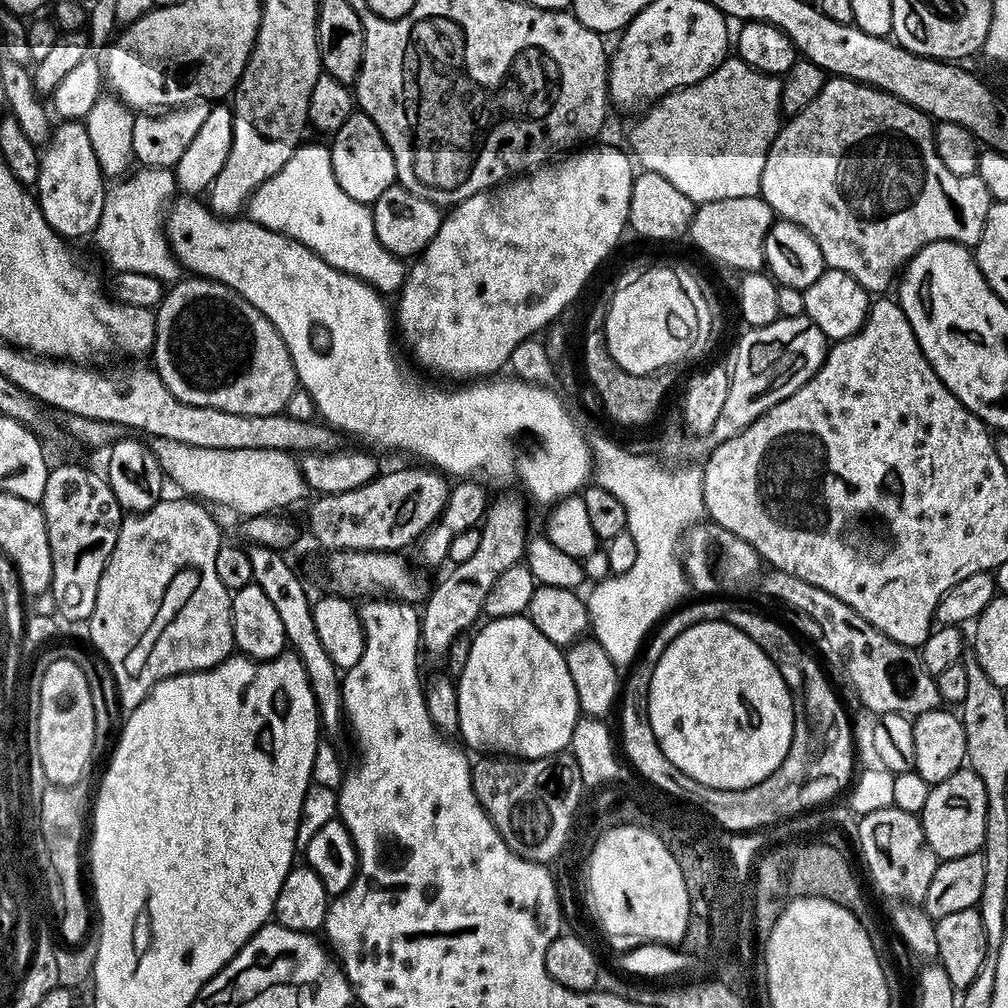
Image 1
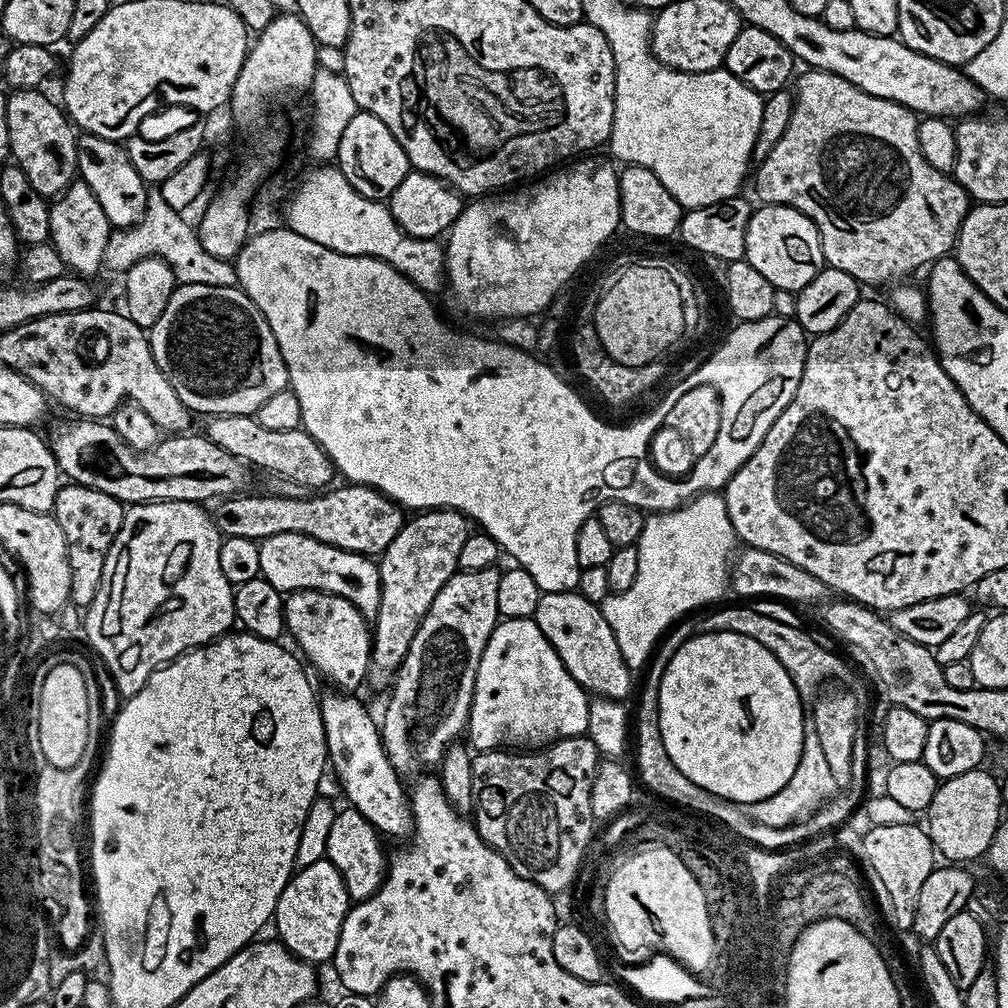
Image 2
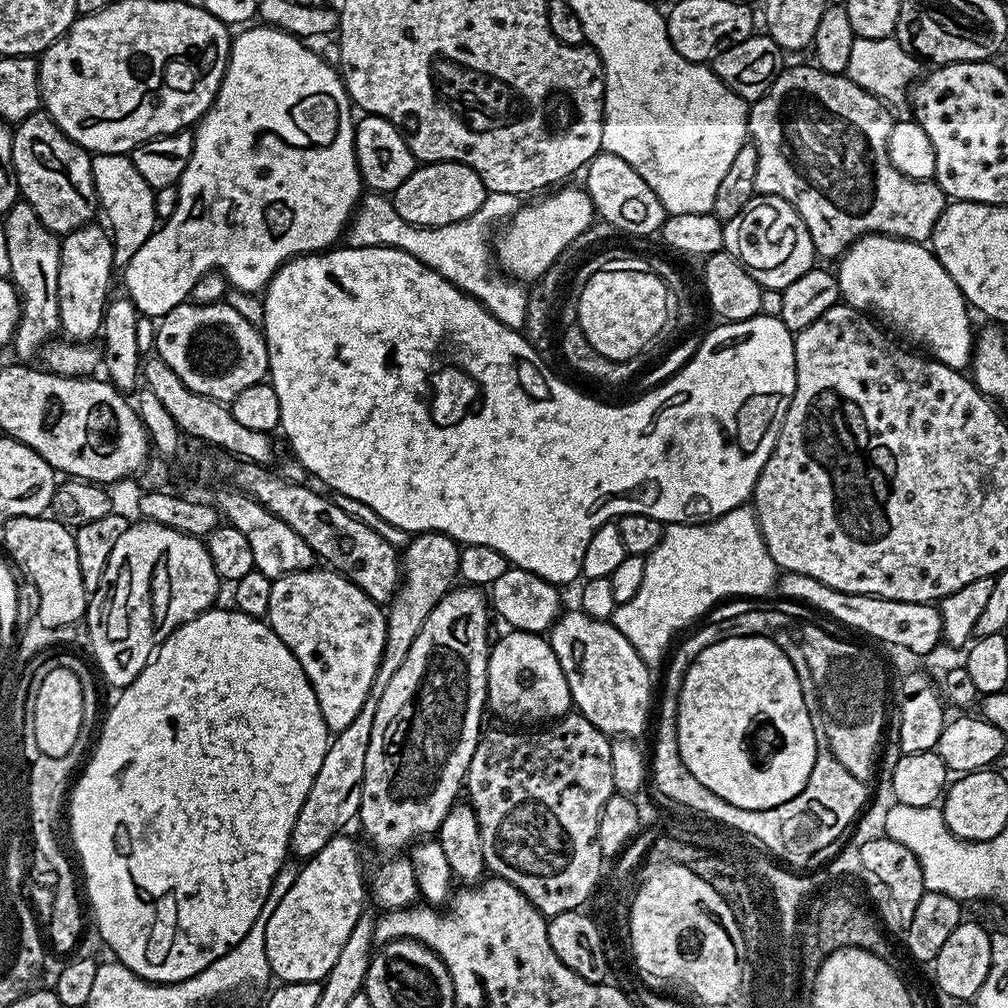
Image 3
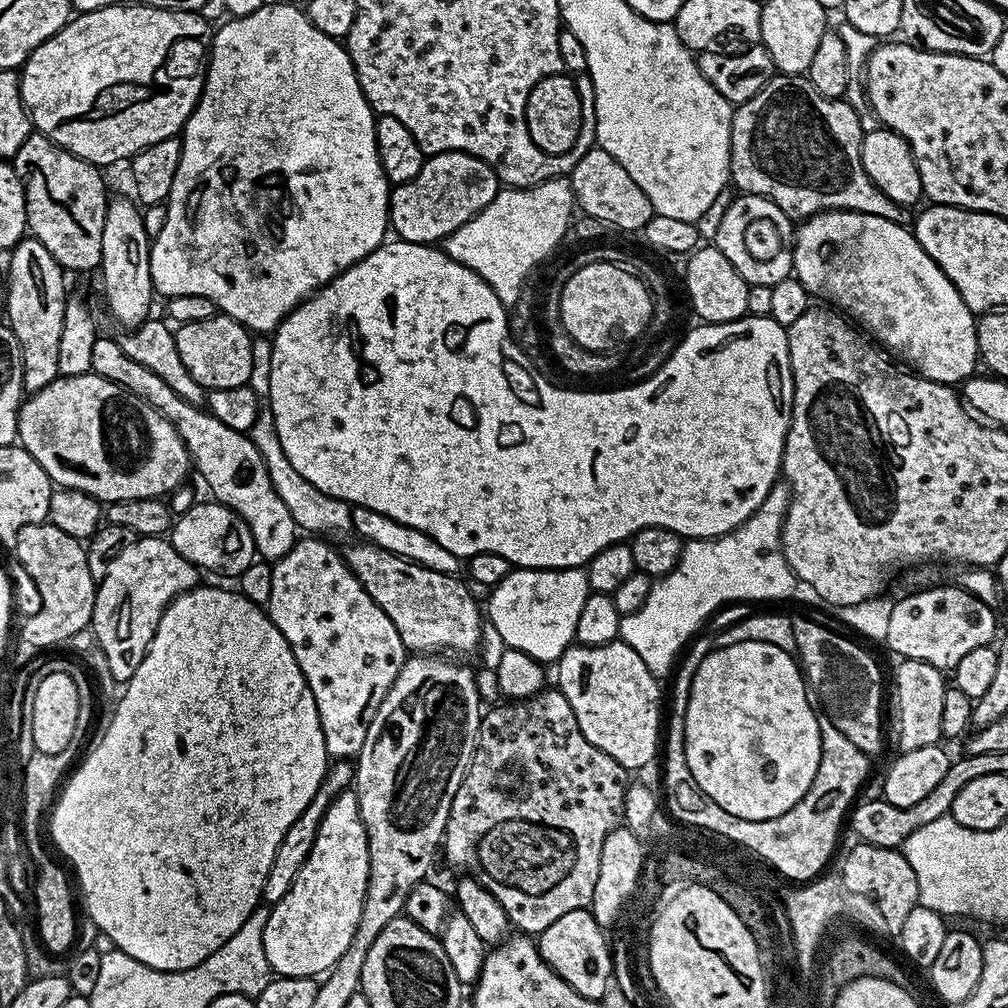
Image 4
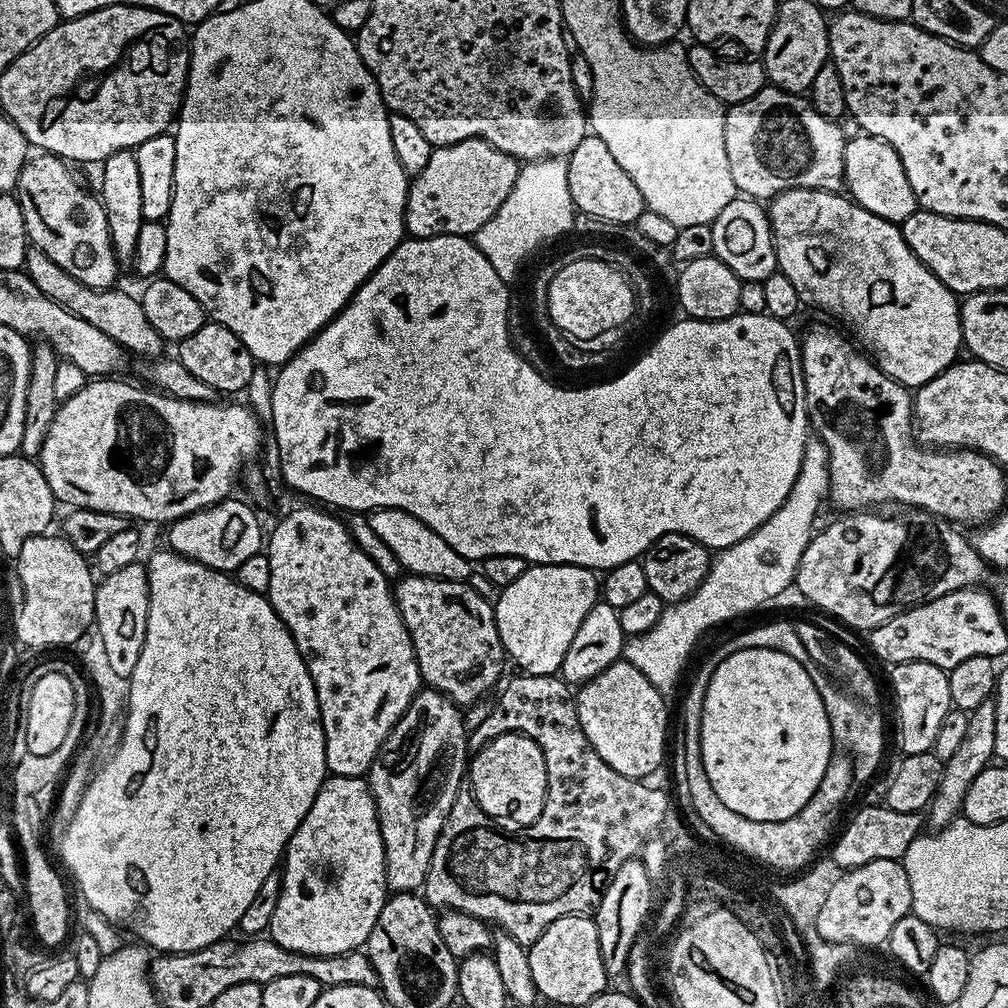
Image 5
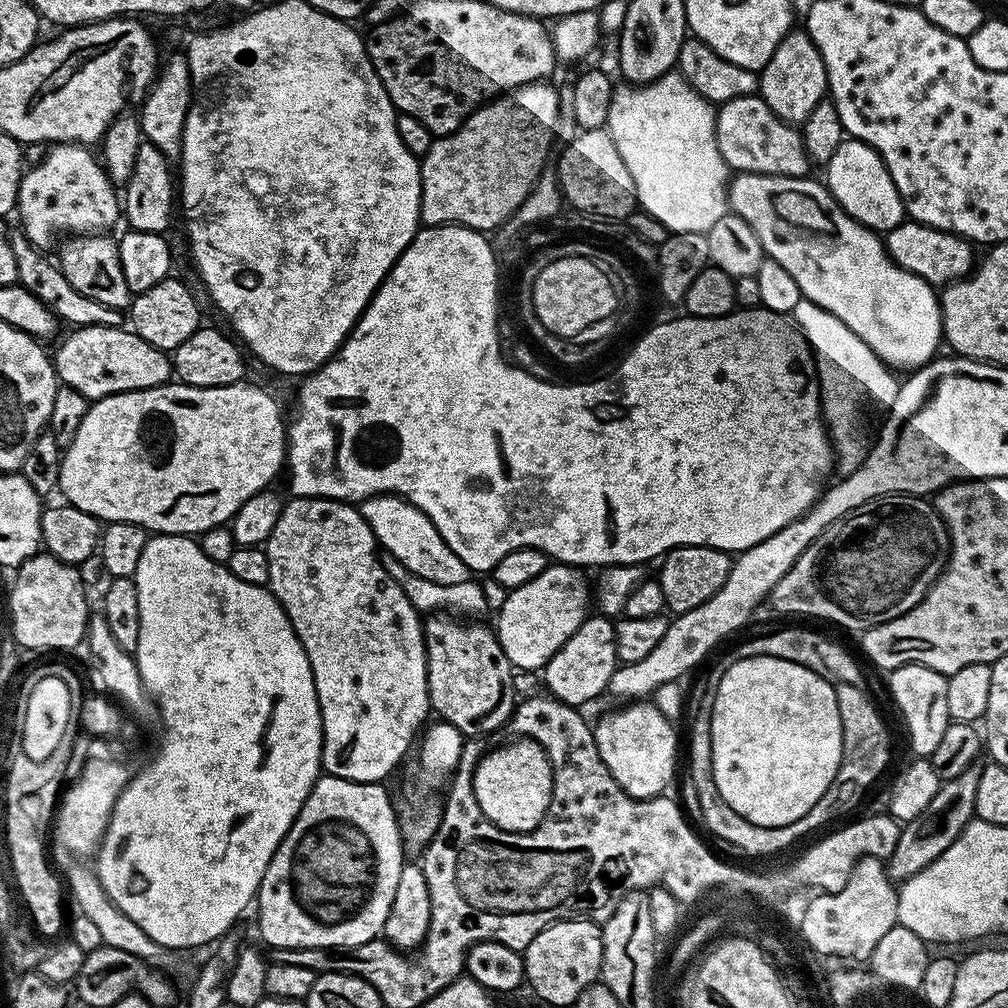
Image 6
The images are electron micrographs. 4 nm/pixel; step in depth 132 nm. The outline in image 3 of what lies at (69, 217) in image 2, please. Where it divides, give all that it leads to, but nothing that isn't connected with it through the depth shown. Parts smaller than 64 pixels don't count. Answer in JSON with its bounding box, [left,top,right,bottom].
[58,222,113,342]

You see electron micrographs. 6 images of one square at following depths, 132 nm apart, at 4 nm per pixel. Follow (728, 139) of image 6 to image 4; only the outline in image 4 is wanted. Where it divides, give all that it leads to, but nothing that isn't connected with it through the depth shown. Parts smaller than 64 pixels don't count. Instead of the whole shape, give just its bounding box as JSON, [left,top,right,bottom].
[731,75,905,222]

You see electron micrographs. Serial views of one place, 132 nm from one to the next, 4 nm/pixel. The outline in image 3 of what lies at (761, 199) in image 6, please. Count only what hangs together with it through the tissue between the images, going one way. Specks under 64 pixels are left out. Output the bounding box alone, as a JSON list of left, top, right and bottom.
[834,234,974,370]

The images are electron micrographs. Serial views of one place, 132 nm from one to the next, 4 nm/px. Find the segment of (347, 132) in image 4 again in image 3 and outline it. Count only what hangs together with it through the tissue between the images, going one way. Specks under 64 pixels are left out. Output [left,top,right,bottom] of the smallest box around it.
[122,26,362,317]

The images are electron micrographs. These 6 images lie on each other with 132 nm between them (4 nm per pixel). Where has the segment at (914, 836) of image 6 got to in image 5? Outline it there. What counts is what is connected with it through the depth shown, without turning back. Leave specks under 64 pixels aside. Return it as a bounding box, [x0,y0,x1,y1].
[926,699,998,829]

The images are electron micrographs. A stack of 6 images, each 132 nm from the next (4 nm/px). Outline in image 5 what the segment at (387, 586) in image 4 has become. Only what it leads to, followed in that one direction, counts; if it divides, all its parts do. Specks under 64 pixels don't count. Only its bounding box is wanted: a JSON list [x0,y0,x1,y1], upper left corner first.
[394,574,506,706]

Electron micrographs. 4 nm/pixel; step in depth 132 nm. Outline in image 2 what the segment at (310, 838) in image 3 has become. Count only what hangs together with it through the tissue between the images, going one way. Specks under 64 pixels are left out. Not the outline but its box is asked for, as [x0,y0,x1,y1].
[367,508,470,688]

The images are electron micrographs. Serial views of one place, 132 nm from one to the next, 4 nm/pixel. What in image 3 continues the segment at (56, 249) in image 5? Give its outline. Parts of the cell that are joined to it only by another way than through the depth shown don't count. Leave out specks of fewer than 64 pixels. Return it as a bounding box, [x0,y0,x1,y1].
[12,110,98,234]

